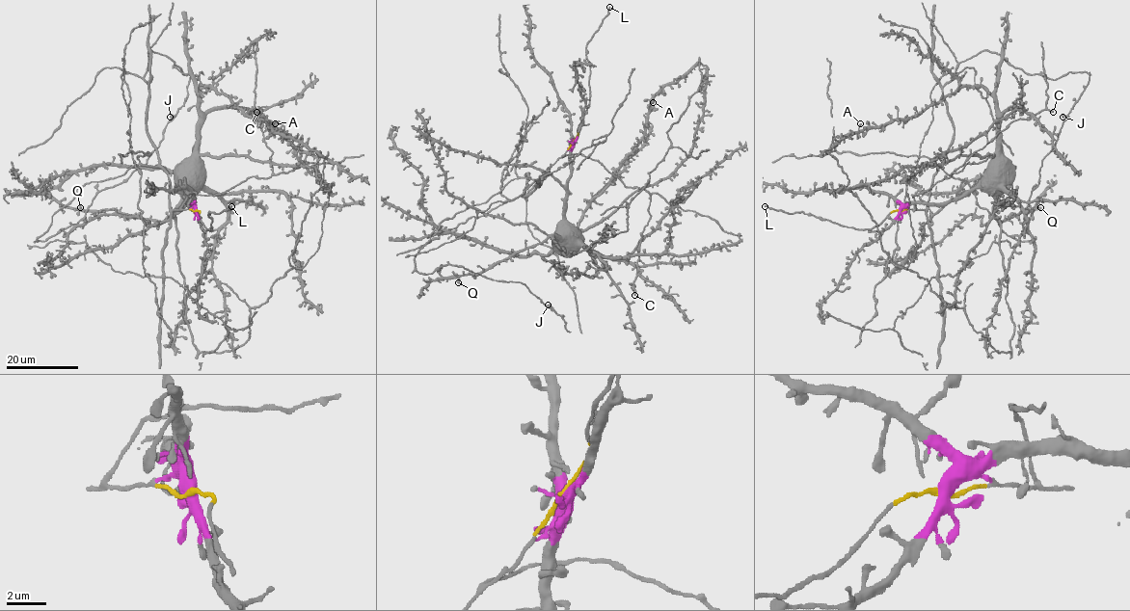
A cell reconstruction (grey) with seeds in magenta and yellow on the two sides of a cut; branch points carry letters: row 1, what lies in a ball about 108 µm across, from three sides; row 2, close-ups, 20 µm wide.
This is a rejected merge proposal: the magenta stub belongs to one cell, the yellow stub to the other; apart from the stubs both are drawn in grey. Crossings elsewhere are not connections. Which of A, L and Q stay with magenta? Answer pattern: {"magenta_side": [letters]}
{"magenta_side": ["A", "Q"]}

